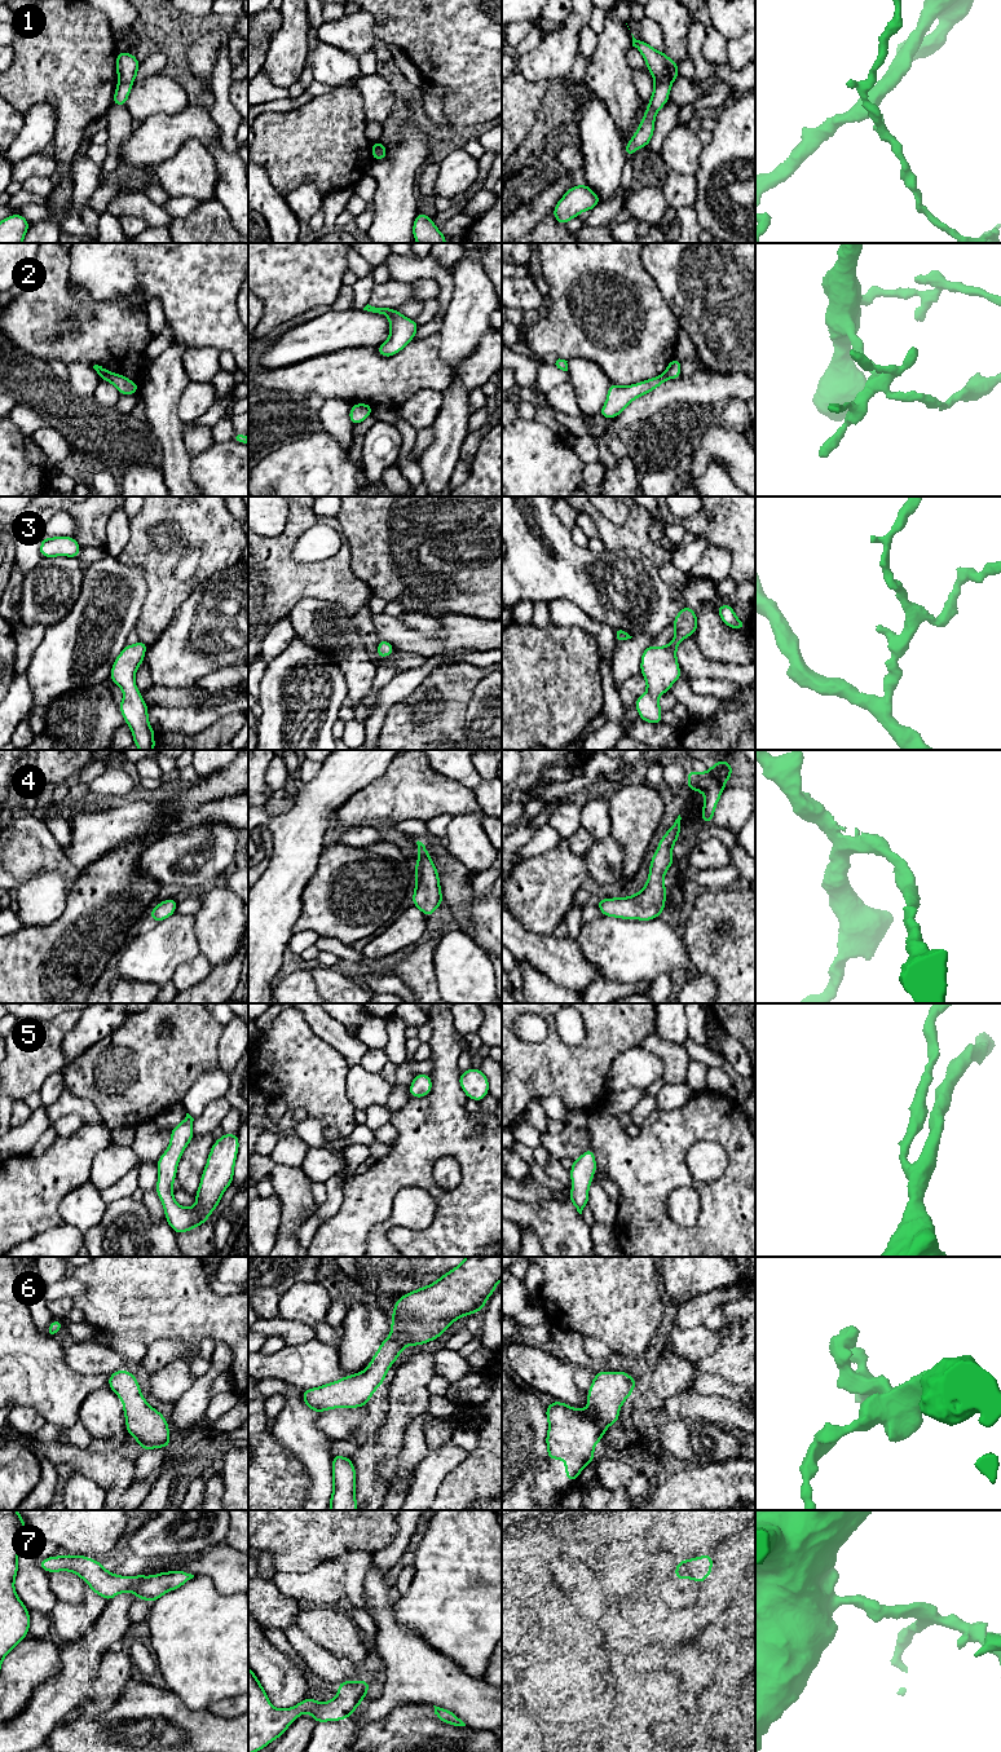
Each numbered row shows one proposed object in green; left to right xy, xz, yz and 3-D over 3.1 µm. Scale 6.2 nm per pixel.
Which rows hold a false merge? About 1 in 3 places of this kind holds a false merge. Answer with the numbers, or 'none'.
1, 2

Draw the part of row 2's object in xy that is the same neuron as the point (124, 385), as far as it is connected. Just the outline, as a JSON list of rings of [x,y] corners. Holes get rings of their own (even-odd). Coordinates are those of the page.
[[[111,374],[109,376],[101,378],[101,380],[110,381],[113,385],[115,385],[120,396],[138,393],[138,383],[127,379],[124,375]]]

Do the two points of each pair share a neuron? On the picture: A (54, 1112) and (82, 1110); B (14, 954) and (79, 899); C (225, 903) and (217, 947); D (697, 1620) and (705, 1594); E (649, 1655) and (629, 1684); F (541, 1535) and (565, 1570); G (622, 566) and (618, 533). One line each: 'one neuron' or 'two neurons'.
A: one neuron
B: one neuron
C: one neuron
D: one neuron
E: two neurons
F: two neurons
G: two neurons

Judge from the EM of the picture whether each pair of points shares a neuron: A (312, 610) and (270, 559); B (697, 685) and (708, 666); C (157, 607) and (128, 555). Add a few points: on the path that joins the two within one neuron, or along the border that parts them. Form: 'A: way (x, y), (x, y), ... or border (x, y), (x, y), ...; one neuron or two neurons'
A: border (333, 603), (325, 599), (303, 598), (287, 617); two neurons
B: border (691, 679), (714, 678), (732, 682); two neurons
C: way (157, 591), (157, 574), (144, 561); one neuron

